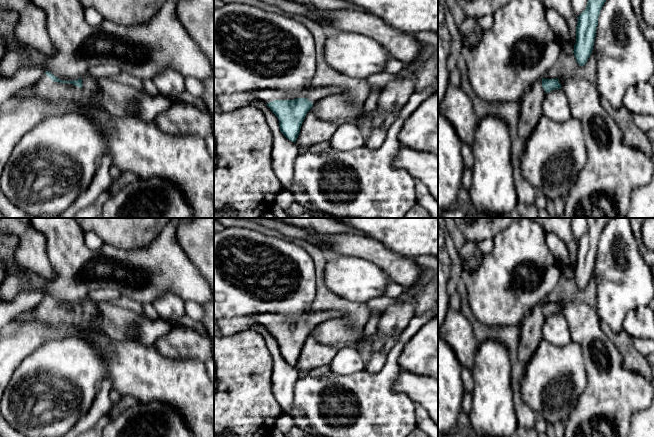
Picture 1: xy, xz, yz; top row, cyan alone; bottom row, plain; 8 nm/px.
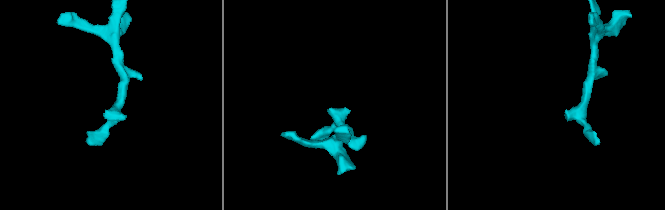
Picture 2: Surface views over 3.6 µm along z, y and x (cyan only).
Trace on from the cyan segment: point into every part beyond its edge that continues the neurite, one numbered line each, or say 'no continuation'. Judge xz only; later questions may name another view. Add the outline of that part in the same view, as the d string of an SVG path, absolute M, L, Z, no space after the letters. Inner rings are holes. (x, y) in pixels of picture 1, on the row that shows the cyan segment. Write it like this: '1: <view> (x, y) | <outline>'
1: xz (312, 94) | M326 87L326 88L308 88L299 93L286 93L272 89L256 90L252 93L257 97L259 101L268 104L274 100L293 100L297 98L307 98L312 103L321 100L324 97L331 96L338 93L343 93L344 90L338 87Z

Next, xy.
1: xy (139, 147) | M45 73L30 87L28 97L10 97L0 106L0 115L13 111L30 97L39 97L54 105L61 101L79 101L89 106L85 113L76 113L92 120L104 130L108 138L109 154L114 166L122 172L142 179L154 176L174 183L192 208L194 218L214 218L214 160L209 155L205 138L197 135L168 135L153 122L144 121L137 115L116 117L104 110L93 109L92 104L100 98L98 79L87 75L82 78L81 88L70 83L54 82Z

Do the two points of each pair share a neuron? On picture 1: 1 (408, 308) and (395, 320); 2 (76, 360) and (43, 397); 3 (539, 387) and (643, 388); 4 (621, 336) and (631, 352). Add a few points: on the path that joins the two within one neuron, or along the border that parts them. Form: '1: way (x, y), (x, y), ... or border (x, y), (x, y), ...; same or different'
1: way (405, 310), (398, 317); same
2: way (76, 371), (54, 395); same
3: border (585, 364), (587, 384), (574, 408); different
4: way (622, 340), (627, 348); same

